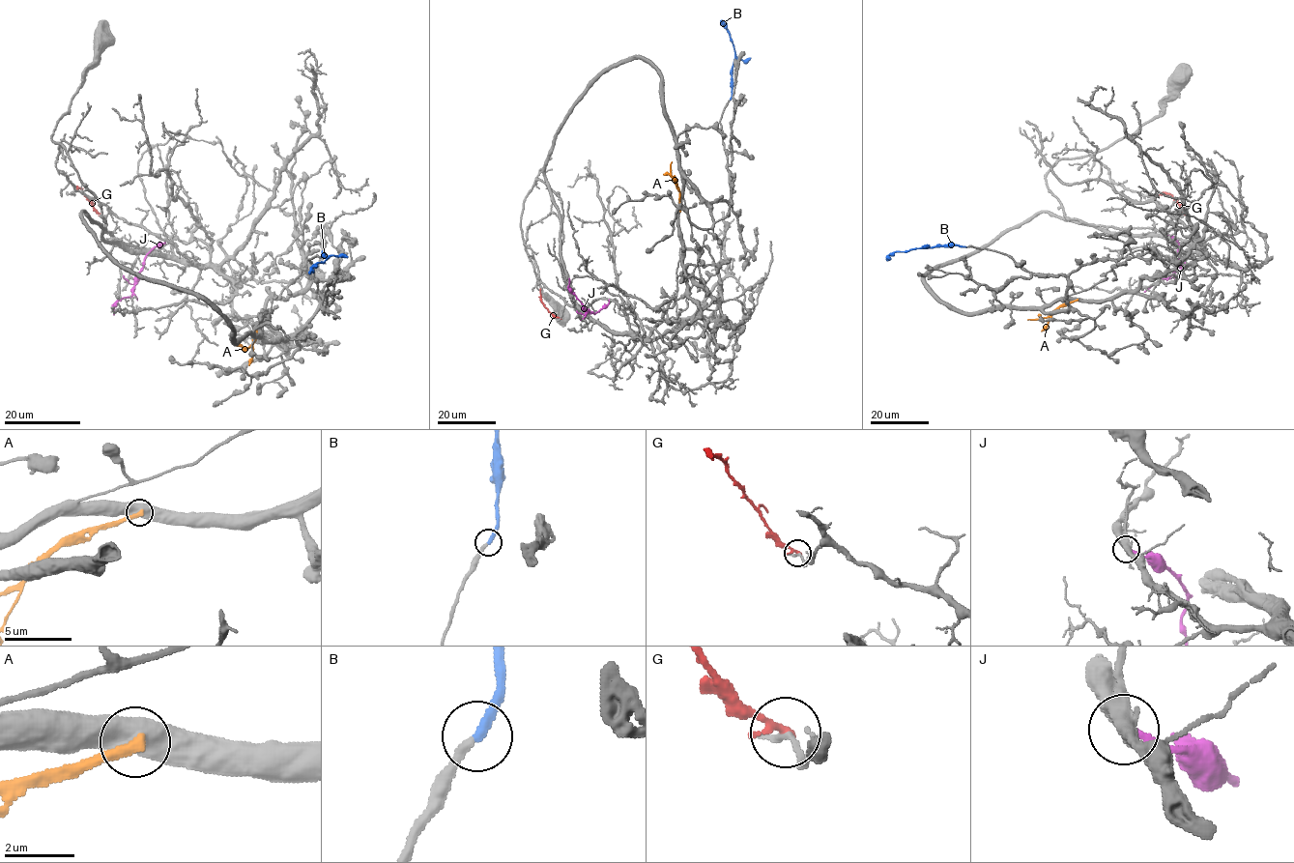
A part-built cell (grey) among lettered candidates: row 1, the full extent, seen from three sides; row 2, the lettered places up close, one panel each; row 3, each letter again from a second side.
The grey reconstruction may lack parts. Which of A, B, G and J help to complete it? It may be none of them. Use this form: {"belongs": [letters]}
{"belongs": ["B"]}

